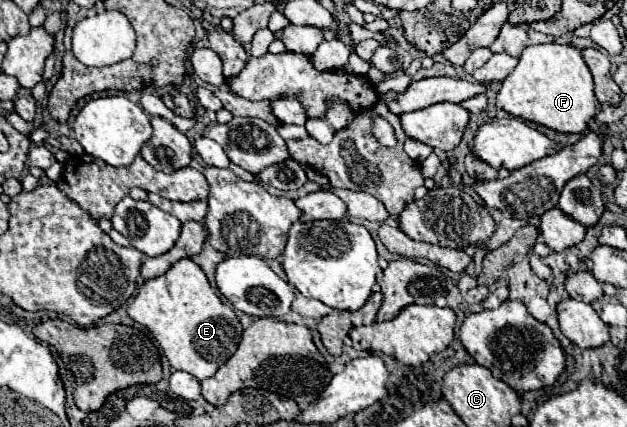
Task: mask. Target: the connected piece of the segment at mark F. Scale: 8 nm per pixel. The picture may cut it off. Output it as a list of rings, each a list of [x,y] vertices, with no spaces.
[[[550,42],[550,44],[538,44],[538,46],[524,48],[516,70],[502,82],[502,86],[498,90],[496,106],[506,110],[512,116],[520,116],[524,120],[538,122],[538,124],[548,126],[558,132],[584,132],[588,122],[596,114],[598,100],[594,96],[594,84],[592,84],[590,70],[588,70],[580,50],[576,50],[572,44]]]

